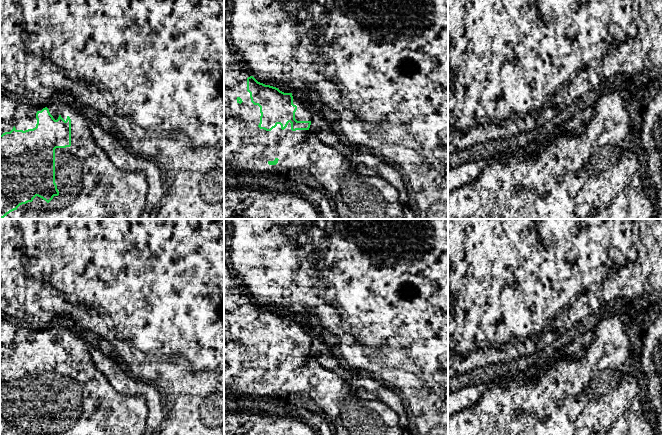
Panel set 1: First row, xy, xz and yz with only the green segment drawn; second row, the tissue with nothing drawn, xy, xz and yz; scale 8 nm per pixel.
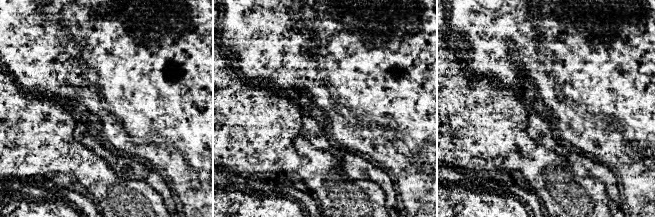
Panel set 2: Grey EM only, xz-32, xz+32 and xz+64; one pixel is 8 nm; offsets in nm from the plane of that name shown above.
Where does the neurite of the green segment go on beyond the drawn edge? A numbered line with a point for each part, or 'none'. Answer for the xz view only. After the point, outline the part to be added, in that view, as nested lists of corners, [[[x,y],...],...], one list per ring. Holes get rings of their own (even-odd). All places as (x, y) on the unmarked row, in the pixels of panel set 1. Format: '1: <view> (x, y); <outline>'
1: xz (247, 372); [[[224,219],[224,393],[232,397],[264,396],[271,393],[301,393],[308,394],[321,408],[329,420],[335,435],[403,435],[399,426],[398,415],[385,403],[379,400],[364,400],[358,398],[342,377],[325,369],[309,354],[291,354],[291,347],[282,354],[277,348],[271,355],[258,351],[260,347],[260,331],[251,326],[247,315],[247,302],[252,300],[249,292],[242,286],[240,280],[230,266],[228,258],[229,222]]]

